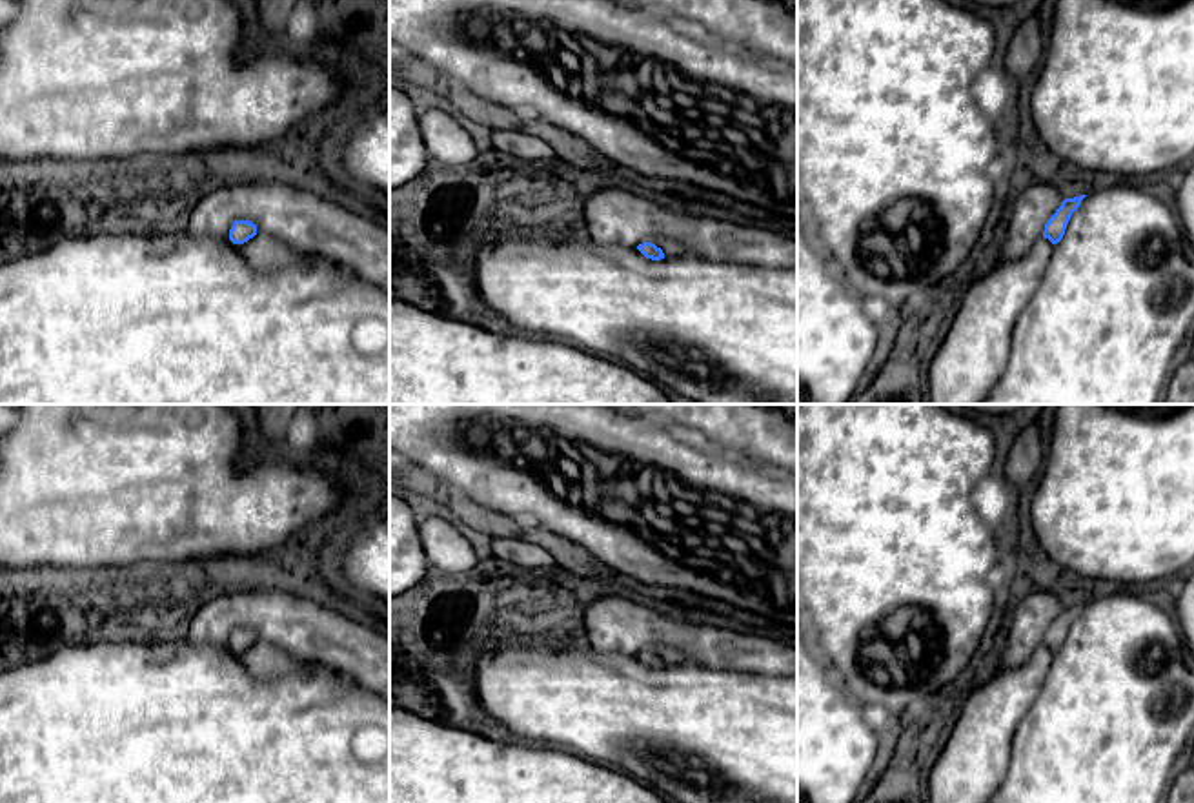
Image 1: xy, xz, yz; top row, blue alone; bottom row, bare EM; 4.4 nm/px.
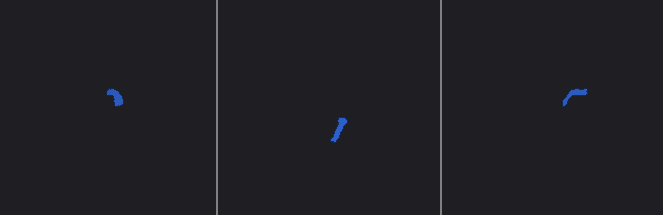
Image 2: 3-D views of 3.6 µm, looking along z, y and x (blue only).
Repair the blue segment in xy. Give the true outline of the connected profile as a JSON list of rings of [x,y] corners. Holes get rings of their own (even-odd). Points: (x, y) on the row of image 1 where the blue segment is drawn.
[[[235,220],[229,229],[229,240],[233,244],[244,244],[257,235],[257,226],[249,220]]]

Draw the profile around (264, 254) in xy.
[[[257,233],[248,242],[237,244],[237,249],[242,259],[260,275],[269,275],[302,262],[302,257],[295,249],[266,233]]]

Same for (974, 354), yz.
[[[1041,235],[1021,259],[999,262],[968,288],[930,364],[930,404],[985,404],[1007,370],[1016,320],[1036,295],[1052,251],[1054,244]]]

